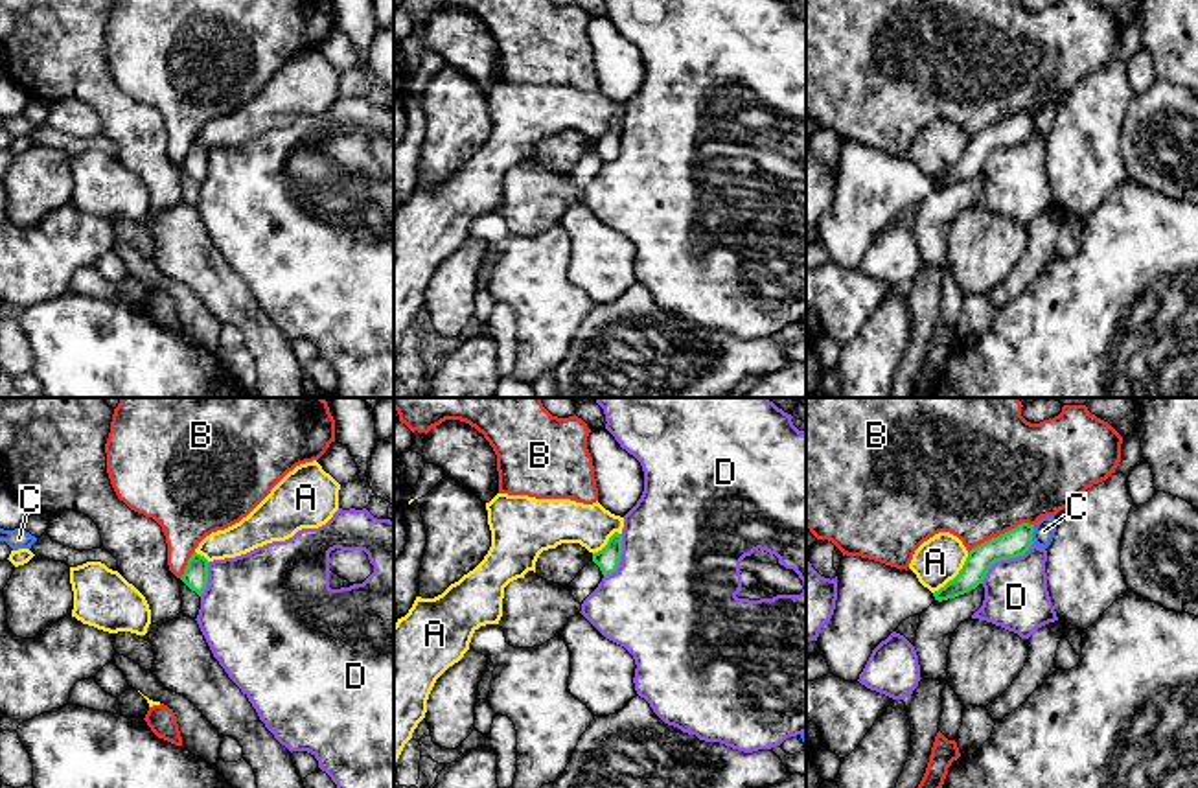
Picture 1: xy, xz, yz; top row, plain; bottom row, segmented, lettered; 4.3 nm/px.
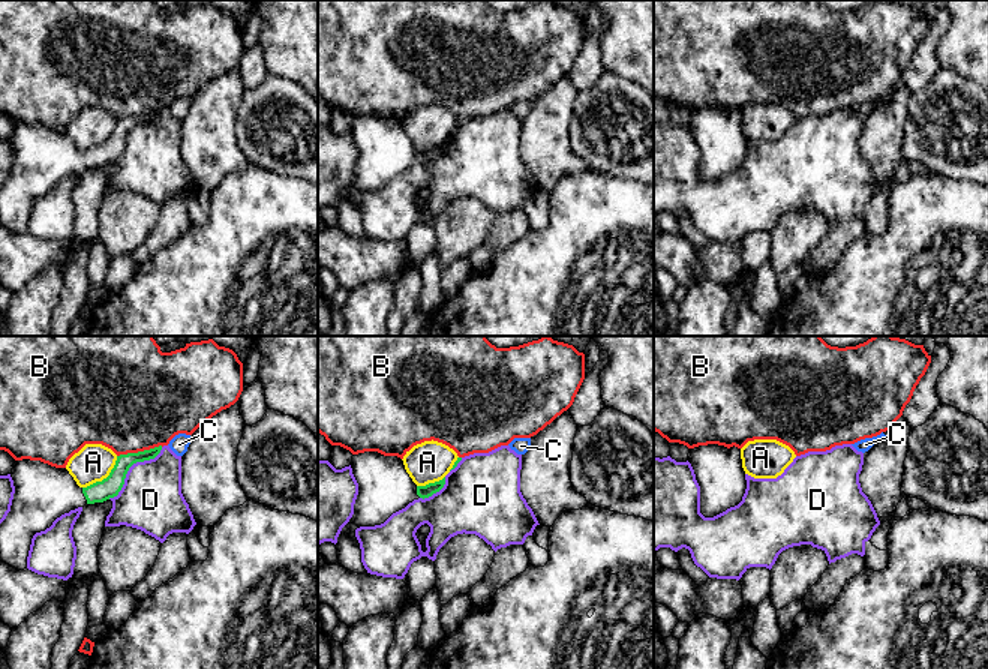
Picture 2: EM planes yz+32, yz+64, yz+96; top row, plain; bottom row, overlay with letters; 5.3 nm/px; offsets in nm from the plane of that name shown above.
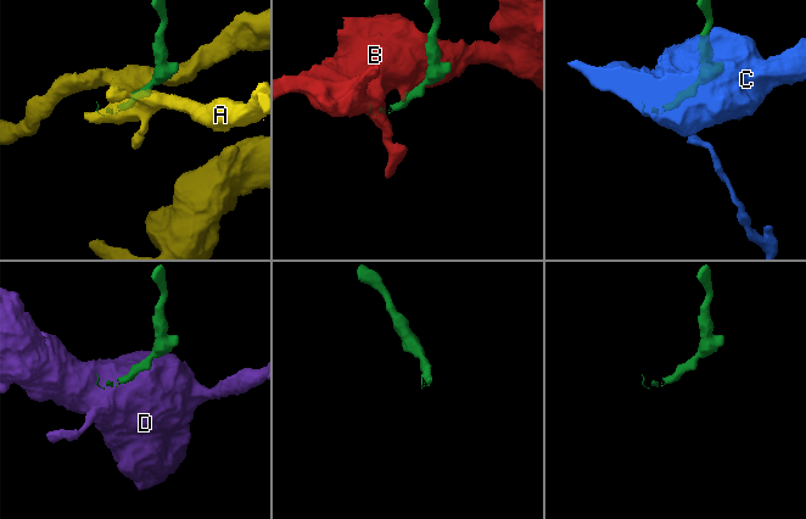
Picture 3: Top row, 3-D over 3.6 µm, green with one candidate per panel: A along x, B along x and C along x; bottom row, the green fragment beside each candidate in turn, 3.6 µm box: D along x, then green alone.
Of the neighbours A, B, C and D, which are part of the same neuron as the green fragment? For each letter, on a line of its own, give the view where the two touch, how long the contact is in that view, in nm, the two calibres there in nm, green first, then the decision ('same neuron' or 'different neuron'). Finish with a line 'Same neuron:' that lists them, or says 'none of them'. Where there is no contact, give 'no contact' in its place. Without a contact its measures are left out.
A: yz | 240 nm | 110/200 nm | different neuron
B: yz | 320 nm | 120/500 nm | different neuron
C: yz | 80 nm | 120/100 nm | different neuron
D: yz | 300 nm | 120/280 nm | same neuron
Same neuron: D

